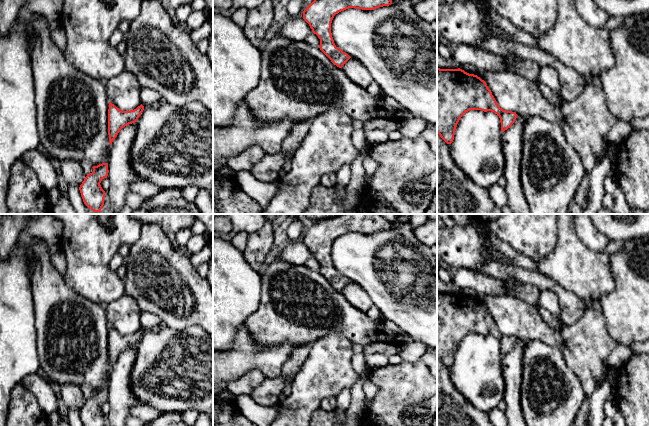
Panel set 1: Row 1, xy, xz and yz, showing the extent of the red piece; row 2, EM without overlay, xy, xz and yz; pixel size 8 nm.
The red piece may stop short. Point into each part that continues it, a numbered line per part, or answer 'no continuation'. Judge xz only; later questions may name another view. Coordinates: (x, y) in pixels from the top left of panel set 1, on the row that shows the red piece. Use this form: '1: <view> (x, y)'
no continuation

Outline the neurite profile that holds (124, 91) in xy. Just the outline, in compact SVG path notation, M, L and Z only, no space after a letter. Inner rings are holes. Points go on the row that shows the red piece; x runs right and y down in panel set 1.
M127 71L108 79L105 88L109 102L122 111L134 110L141 105L142 87Z

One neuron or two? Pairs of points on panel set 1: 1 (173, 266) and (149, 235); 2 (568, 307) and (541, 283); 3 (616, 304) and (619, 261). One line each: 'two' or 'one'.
1: one
2: one
3: one

